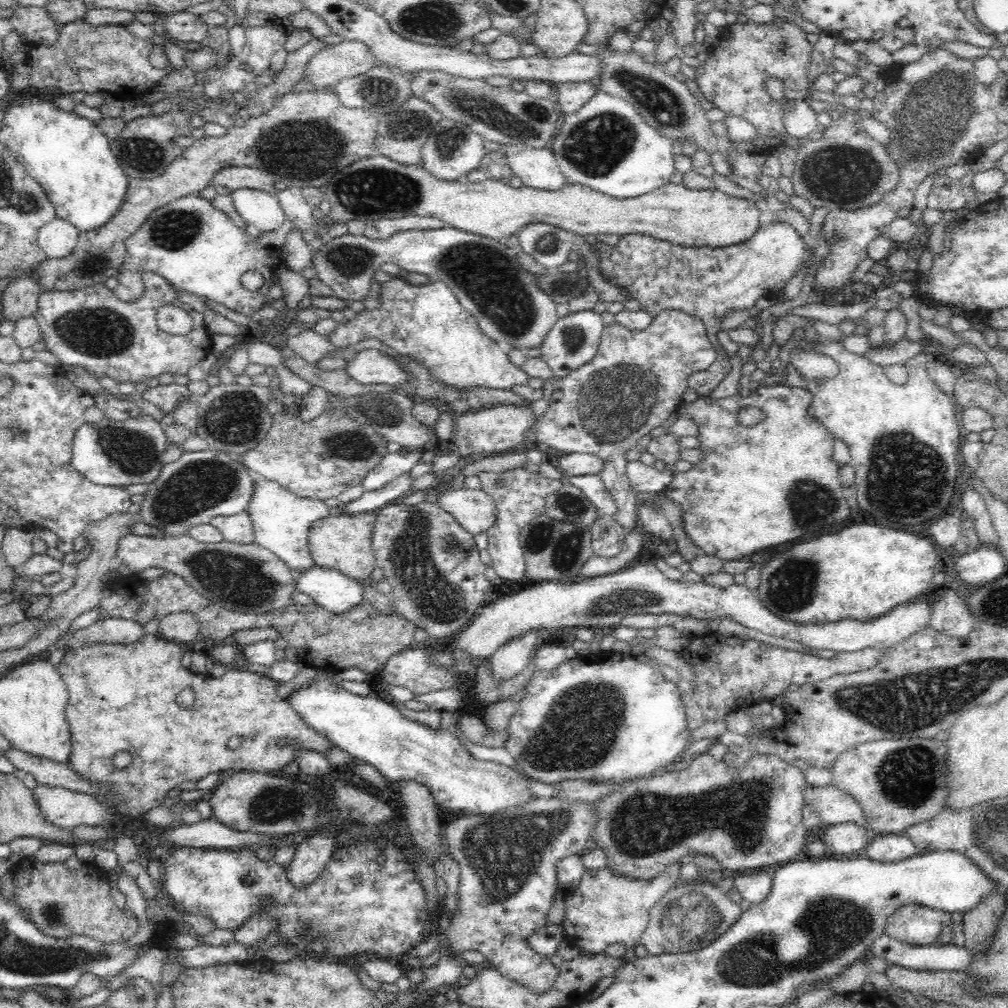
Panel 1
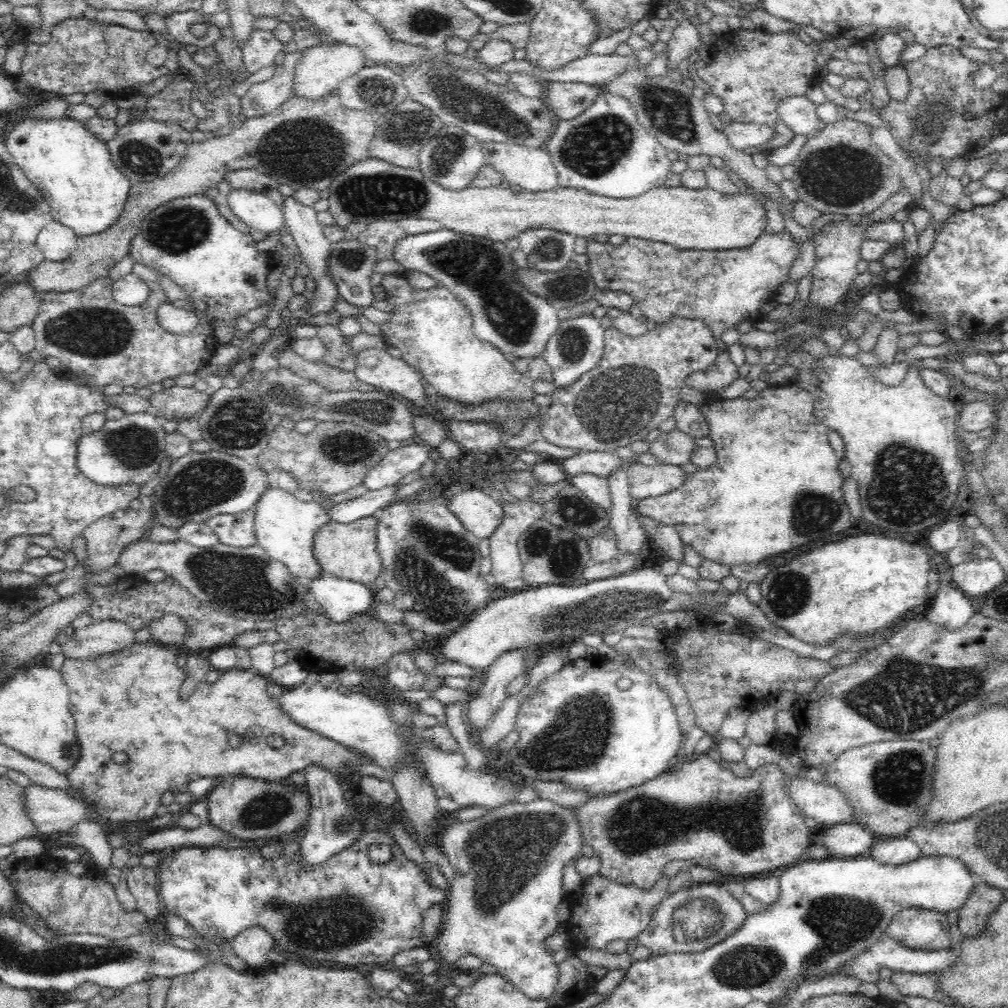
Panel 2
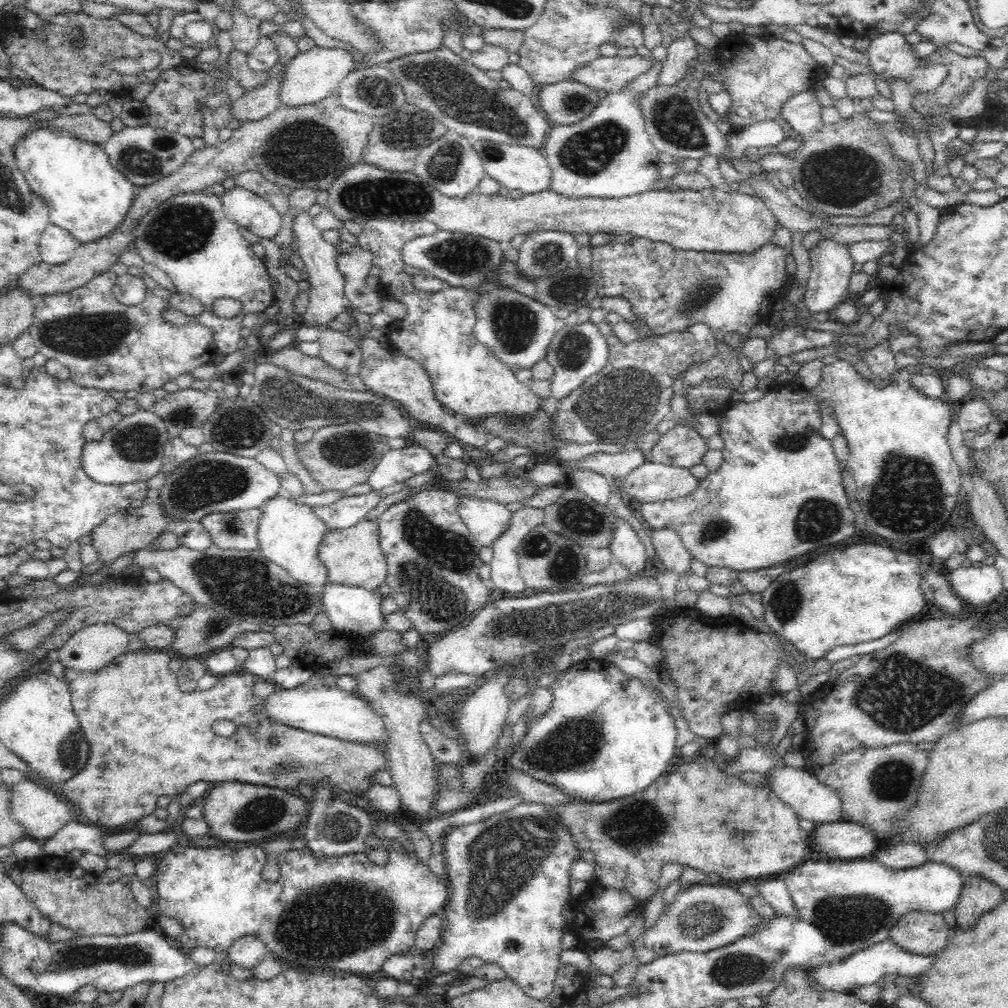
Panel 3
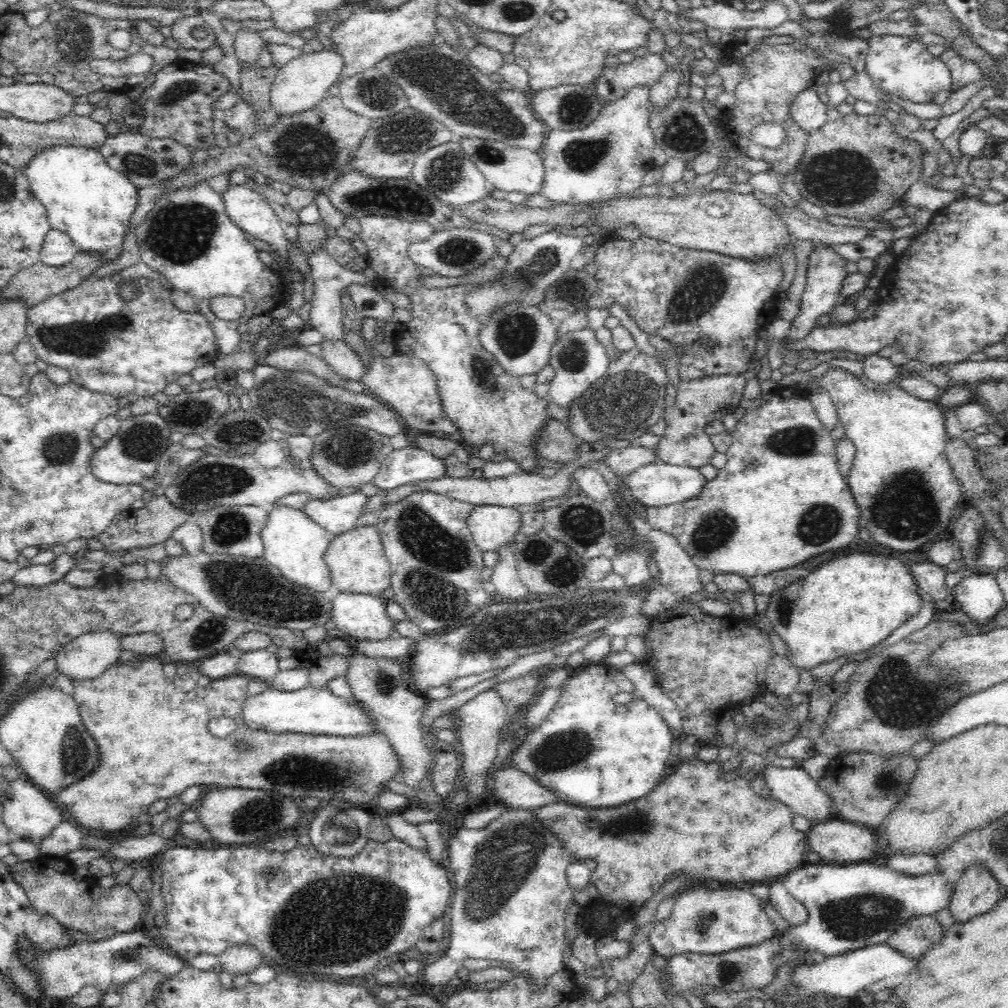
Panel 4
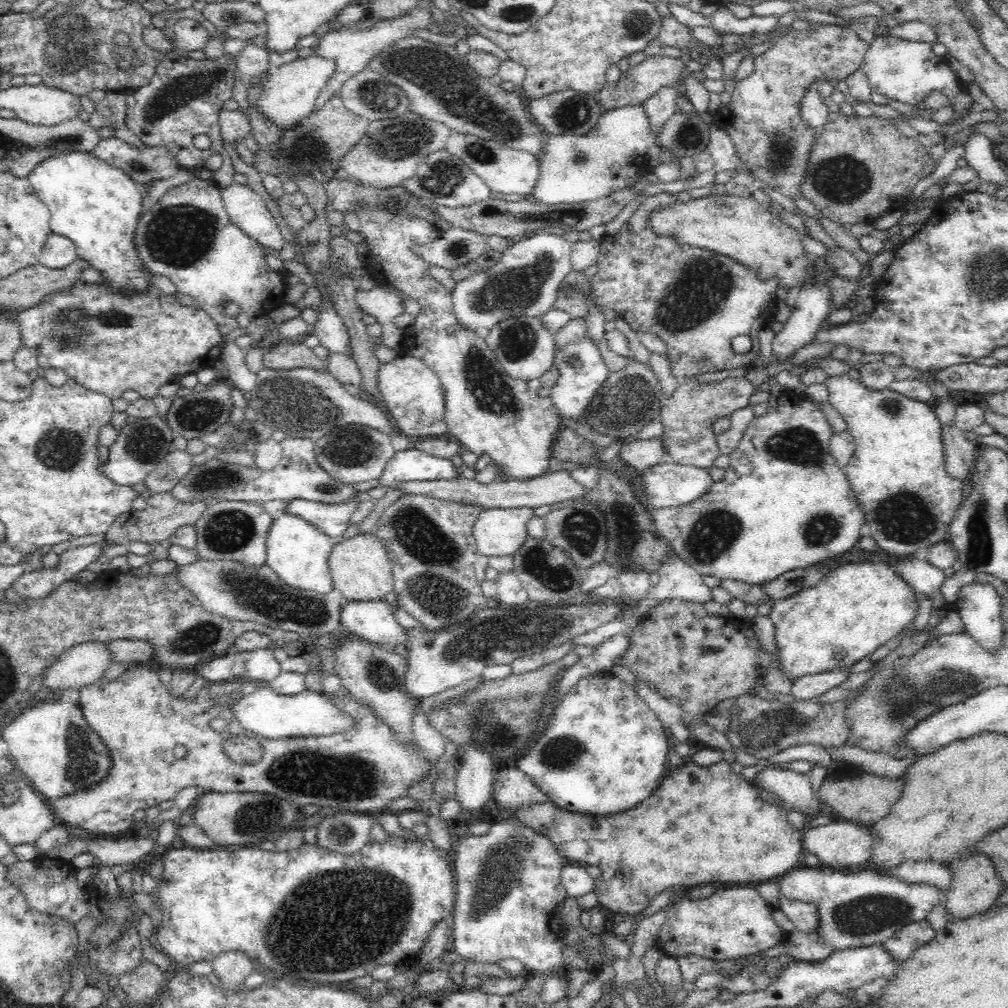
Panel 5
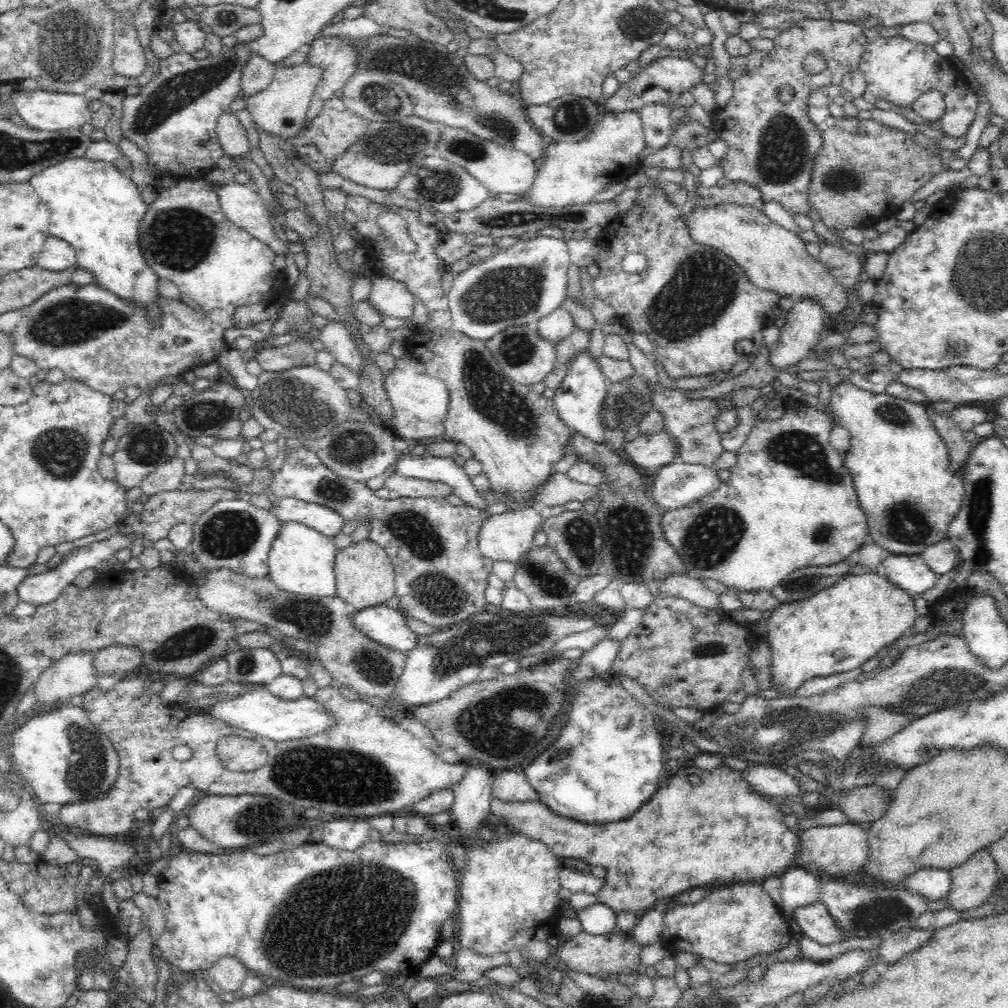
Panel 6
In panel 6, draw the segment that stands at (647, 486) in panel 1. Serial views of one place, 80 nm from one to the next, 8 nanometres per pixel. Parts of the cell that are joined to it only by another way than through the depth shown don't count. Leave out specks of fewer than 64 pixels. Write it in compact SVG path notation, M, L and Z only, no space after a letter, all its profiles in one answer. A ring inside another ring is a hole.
M674 460L671 464L662 468L649 471L654 477L654 482L650 483L652 501L663 508L664 511L688 506L688 504L700 500L703 496L714 492L714 490L718 489L718 486L721 486L721 481L717 478L716 471L714 468L686 464L678 460Z

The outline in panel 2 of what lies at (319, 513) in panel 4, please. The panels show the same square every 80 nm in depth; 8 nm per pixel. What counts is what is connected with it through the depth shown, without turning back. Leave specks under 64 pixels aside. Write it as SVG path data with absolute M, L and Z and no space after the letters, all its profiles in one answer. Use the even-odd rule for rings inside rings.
M389 485L379 490L368 490L366 493L351 500L336 503L329 508L329 517L336 522L354 522L358 518L372 516L378 510L396 502L396 494L400 486Z

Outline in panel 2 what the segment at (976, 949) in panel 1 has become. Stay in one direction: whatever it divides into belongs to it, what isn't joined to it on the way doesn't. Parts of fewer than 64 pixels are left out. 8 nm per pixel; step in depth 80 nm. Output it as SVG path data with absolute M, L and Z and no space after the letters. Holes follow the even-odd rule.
M979 881L974 894L959 908L959 930L963 938L977 937L987 927L990 915L1004 902L1002 890Z

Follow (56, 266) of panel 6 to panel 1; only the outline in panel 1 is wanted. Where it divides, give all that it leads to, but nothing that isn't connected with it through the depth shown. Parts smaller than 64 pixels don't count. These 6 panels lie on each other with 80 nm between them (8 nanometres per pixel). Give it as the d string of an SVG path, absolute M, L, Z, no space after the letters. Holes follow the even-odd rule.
M56 217L41 226L37 234L37 245L48 257L60 258L72 254L79 236L80 230L74 224Z

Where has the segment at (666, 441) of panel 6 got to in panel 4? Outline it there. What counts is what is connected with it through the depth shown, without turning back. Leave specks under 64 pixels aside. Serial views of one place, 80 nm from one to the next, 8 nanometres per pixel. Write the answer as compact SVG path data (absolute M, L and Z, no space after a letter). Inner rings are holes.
M630 445L620 451L612 448L609 454L595 461L606 465L614 475L626 478L642 466L655 462L655 453L642 446Z

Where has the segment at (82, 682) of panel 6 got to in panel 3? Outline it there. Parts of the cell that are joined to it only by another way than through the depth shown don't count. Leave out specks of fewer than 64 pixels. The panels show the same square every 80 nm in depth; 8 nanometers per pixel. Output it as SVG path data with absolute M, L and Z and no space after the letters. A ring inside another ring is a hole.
M110 623L77 630L60 648L59 661L67 668L96 672L128 650L132 634Z

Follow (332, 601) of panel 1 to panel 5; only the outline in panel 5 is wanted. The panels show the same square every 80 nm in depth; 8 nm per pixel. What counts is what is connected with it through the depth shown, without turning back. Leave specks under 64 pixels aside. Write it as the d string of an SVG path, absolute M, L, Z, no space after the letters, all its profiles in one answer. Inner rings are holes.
M346 600L340 606L340 621L345 632L383 646L402 646L406 649L406 631L396 622L392 605L383 600Z

